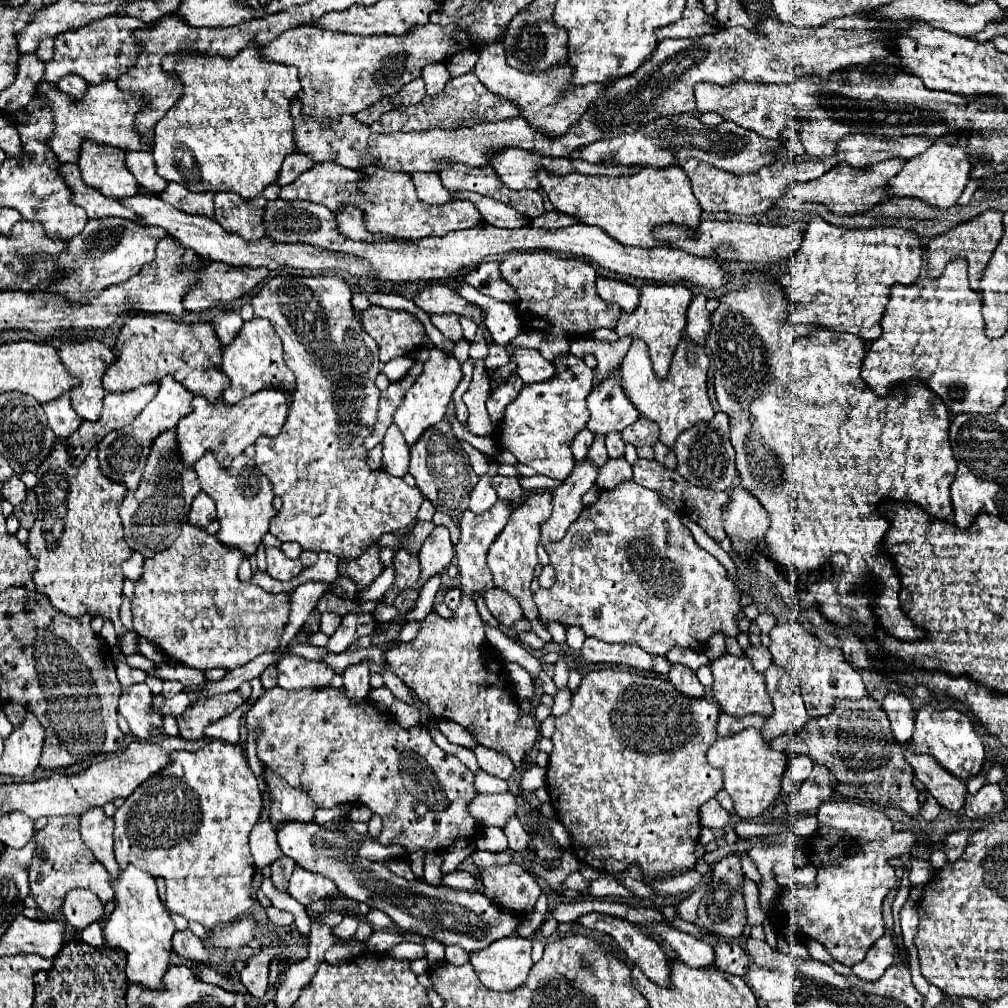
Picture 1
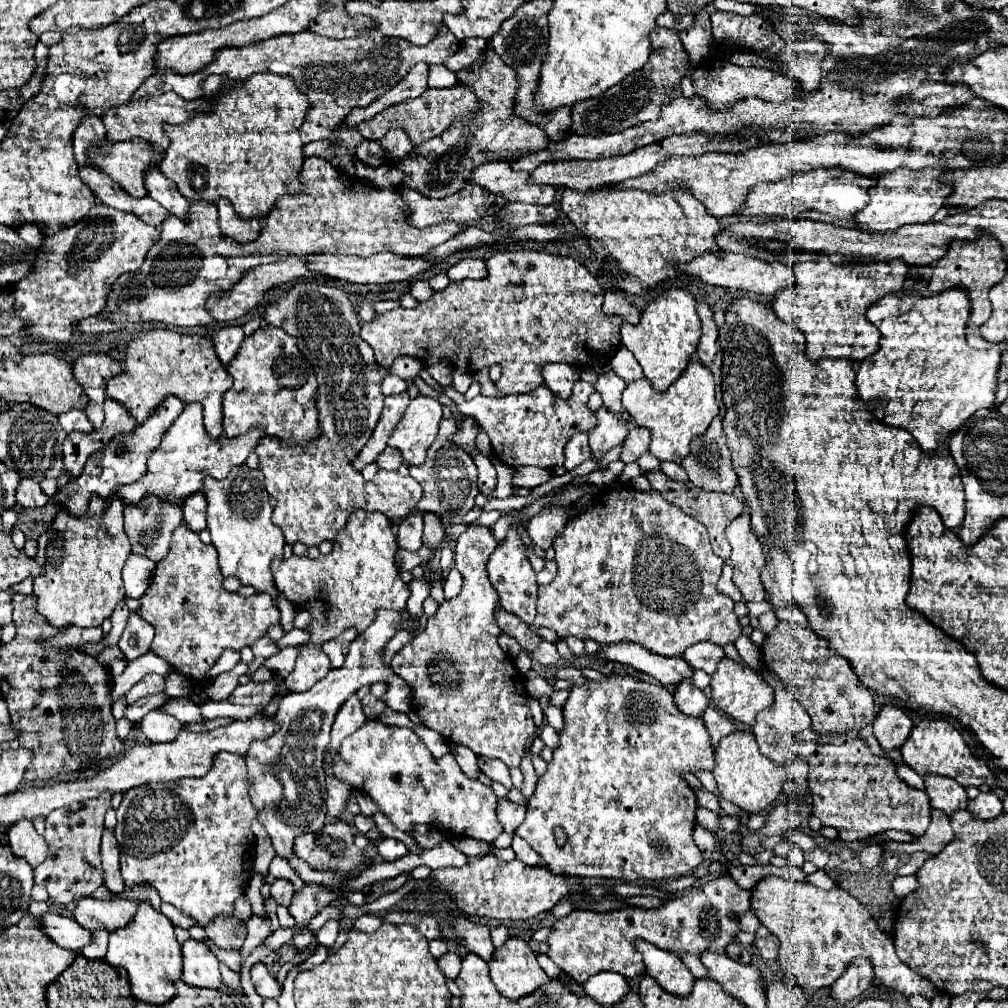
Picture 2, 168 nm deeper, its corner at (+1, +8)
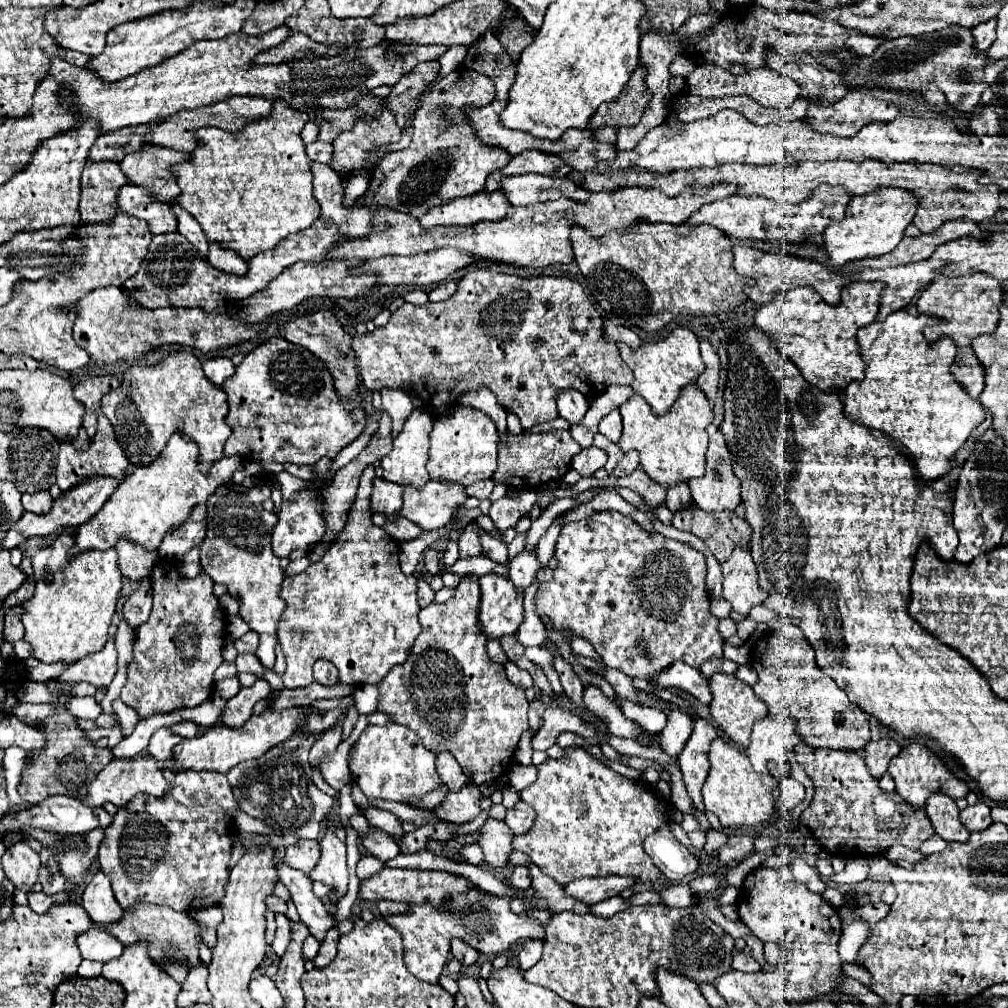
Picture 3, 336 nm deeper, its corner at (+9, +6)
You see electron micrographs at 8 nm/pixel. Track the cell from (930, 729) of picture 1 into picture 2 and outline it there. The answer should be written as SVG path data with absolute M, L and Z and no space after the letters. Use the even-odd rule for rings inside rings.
M922 719L920 723L916 723L916 727L912 729L908 741L902 745L902 759L908 767L912 767L920 777L924 775L942 775L942 777L952 777L954 781L958 781L962 787L980 787L980 785L996 785L996 777L990 773L984 761L976 759L974 755L970 755L968 745L964 743L960 731L944 721L944 719Z

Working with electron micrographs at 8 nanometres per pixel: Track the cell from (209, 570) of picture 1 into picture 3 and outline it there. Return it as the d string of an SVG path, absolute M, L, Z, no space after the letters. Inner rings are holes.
M158 561L152 569L152 611L150 619L140 625L136 635L136 647L134 647L134 659L128 667L128 681L122 689L120 699L134 707L140 715L140 719L146 719L154 713L172 713L174 709L182 707L196 707L202 701L206 701L212 695L214 683L212 673L222 663L220 651L226 637L226 615L218 605L218 597L212 593L214 581L204 571L188 579L180 575L176 561Z

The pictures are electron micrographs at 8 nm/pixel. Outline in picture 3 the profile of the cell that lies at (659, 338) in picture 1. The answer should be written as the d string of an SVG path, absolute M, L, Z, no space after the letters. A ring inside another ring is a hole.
M676 325L664 339L642 343L638 349L618 345L618 351L624 363L634 371L634 383L632 383L634 393L642 395L656 415L664 415L676 401L680 389L684 385L694 383L696 377L704 371L704 363L700 359L700 349L698 349L698 339L684 325Z

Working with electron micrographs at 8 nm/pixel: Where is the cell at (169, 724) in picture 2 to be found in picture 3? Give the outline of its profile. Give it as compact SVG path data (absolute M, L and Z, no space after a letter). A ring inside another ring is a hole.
M160 727L158 731L154 731L154 735L150 737L150 743L148 743L148 753L158 759L158 761L166 761L172 757L172 747L176 743L180 743L182 737L180 735L174 735L170 731L170 727Z

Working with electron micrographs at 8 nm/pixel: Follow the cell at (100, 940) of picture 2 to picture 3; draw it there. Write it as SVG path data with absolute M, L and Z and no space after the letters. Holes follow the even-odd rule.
M82 959L80 967L78 967L78 975L80 975L80 977L86 977L86 979L88 979L88 977L98 977L98 975L102 975L102 963Z

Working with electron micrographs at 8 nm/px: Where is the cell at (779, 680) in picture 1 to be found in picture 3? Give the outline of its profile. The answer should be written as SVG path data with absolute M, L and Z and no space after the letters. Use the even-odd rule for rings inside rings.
M766 715L752 727L752 739L748 747L748 759L758 773L784 779L790 775L788 749L792 745L790 737L796 733L794 719L780 719L776 715Z

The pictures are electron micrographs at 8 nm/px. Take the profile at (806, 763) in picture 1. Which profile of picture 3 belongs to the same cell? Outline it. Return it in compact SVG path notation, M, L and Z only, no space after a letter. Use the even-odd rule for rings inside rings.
M792 775L782 779L776 789L776 807L780 811L792 811L804 799L804 785Z

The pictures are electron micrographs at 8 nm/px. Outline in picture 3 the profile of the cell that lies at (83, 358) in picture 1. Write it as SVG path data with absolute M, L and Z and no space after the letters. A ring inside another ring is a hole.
M90 375L74 385L74 395L86 407L82 425L90 437L96 433L96 419L100 415L100 399L118 385L120 385L120 381L114 375Z

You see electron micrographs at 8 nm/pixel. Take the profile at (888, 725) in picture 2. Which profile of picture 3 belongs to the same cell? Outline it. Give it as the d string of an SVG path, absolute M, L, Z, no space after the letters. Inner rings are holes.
M886 737L878 741L870 741L862 751L864 761L874 777L882 777L888 771L890 759L898 753L900 753L900 743L894 739L886 739Z

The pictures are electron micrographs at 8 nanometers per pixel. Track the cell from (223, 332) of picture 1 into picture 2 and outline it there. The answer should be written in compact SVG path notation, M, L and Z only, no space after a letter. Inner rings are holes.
M226 327L226 329L220 329L212 335L216 355L224 367L228 367L228 363L236 357L242 339L244 339L242 327Z

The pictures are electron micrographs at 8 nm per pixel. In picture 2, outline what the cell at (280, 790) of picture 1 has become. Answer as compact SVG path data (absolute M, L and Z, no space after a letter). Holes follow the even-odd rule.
M412 579L410 583L410 601L406 613L398 615L396 611L378 611L376 621L352 641L346 663L342 669L330 669L328 675L318 681L312 689L304 693L290 693L280 699L278 723L280 729L266 741L254 741L246 753L248 781L250 781L250 799L258 811L256 819L266 827L272 845L282 859L294 855L294 839L302 833L320 831L326 821L326 781L324 781L324 749L330 741L330 727L338 709L364 685L374 685L378 681L390 683L388 707L400 713L412 711L412 693L410 687L394 675L392 669L384 667L384 647L394 637L400 621L412 617L420 619L422 603L430 595L426 579Z

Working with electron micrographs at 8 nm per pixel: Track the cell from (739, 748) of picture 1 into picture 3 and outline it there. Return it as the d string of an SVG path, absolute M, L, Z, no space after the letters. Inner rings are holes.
M716 737L710 745L710 771L708 771L708 777L706 777L706 783L702 787L702 797L704 797L704 805L708 811L712 811L722 827L752 827L752 825L758 825L762 821L766 821L772 813L777 810L781 813L789 811L780 811L778 807L774 807L774 801L776 802L776 789L778 789L778 781L770 775L758 775L754 771L754 767L750 767L750 761L744 753L740 753L734 745L730 743L724 743L724 739Z

